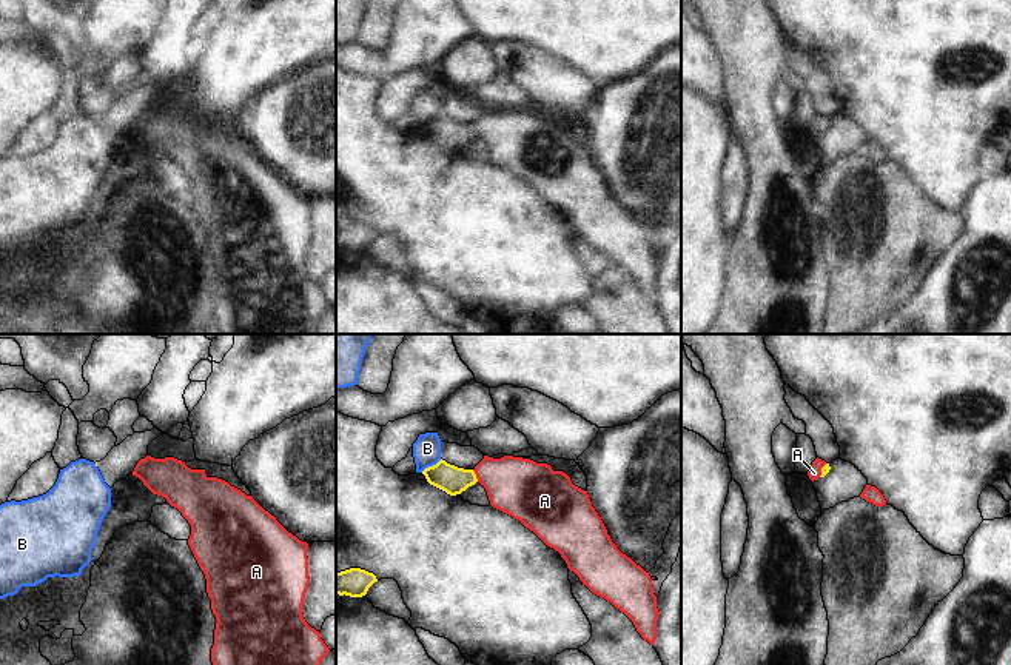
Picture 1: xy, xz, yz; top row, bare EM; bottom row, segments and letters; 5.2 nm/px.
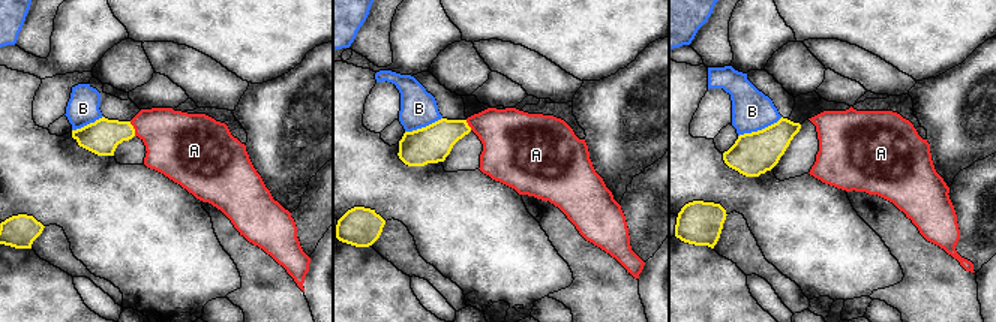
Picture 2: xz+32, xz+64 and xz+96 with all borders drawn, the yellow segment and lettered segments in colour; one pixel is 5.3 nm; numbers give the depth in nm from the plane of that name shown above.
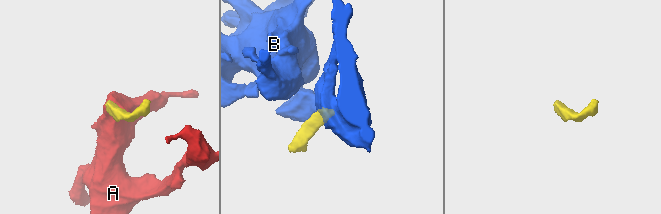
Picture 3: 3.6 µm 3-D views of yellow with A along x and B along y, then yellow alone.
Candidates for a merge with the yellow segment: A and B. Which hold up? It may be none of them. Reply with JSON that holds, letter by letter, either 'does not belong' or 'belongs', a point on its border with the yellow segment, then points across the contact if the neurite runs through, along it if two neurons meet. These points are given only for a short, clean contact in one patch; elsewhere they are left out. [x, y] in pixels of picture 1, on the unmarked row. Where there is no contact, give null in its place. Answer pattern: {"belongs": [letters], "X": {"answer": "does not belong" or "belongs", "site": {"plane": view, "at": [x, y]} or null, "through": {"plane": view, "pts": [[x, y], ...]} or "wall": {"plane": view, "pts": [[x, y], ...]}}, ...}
{"belongs": ["A"], "A": {"answer": "belongs", "site": {"plane": "xz", "at": [475, 131]}, "through": {"plane": "xz", "pts": [[453, 136], [475, 131], [500, 131], [518, 142]]}}, "B": {"answer": "does not belong", "site": {"plane": "xz", "at": [430, 122]}, "wall": {"plane": "xz", "pts": [[441, 114], [421, 126]]}}}

